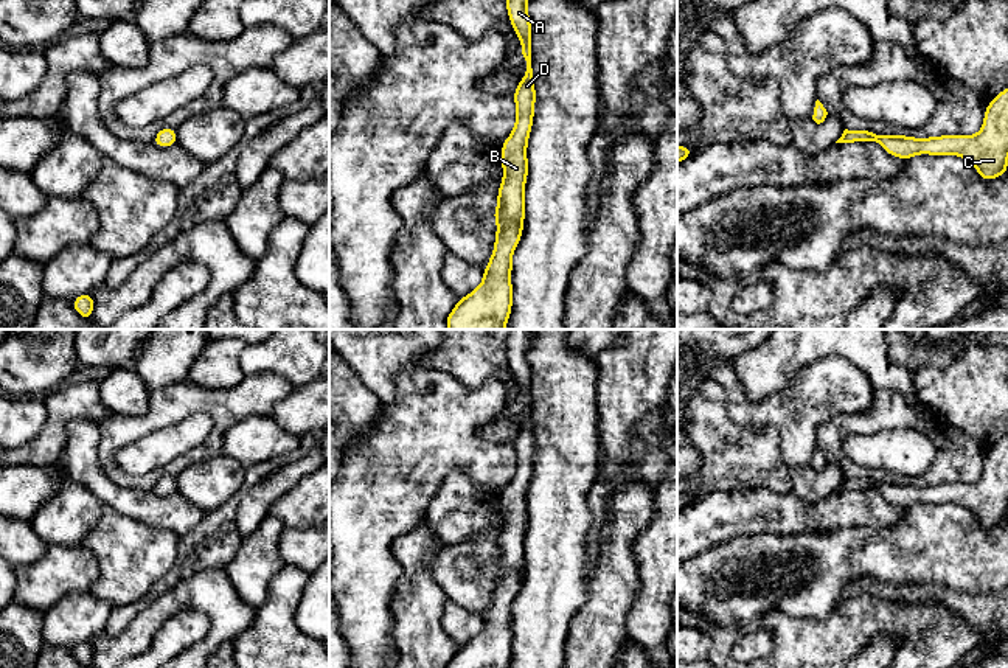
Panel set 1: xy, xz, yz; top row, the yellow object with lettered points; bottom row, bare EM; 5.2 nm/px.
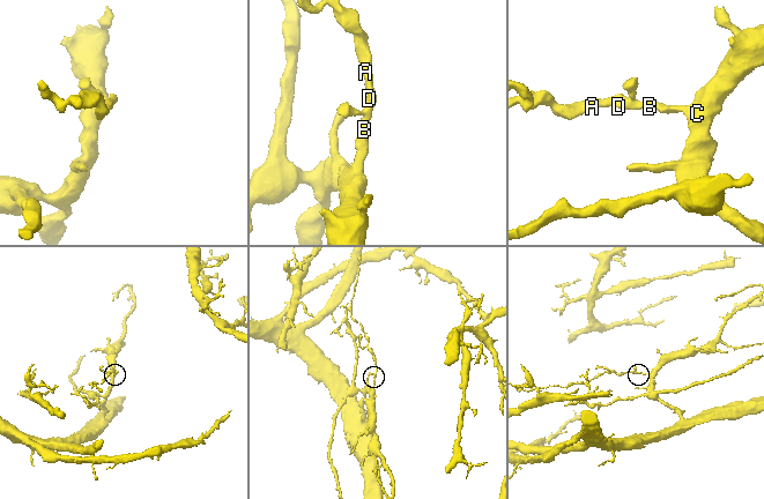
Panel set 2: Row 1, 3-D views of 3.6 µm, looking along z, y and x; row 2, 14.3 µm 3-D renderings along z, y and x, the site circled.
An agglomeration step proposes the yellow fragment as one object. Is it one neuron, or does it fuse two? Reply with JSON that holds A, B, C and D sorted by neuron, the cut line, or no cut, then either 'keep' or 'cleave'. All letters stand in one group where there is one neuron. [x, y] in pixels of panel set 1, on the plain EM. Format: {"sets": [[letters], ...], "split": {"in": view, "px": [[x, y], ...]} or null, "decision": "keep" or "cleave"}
{"sets": [["A", "B", "C", "D"]], "split": null, "decision": "keep"}

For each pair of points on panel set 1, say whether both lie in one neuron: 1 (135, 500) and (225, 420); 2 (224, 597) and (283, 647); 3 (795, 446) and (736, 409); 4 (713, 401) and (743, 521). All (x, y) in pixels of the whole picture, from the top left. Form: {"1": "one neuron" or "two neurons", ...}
{"1": "two neurons", "2": "two neurons", "3": "one neuron", "4": "two neurons"}

